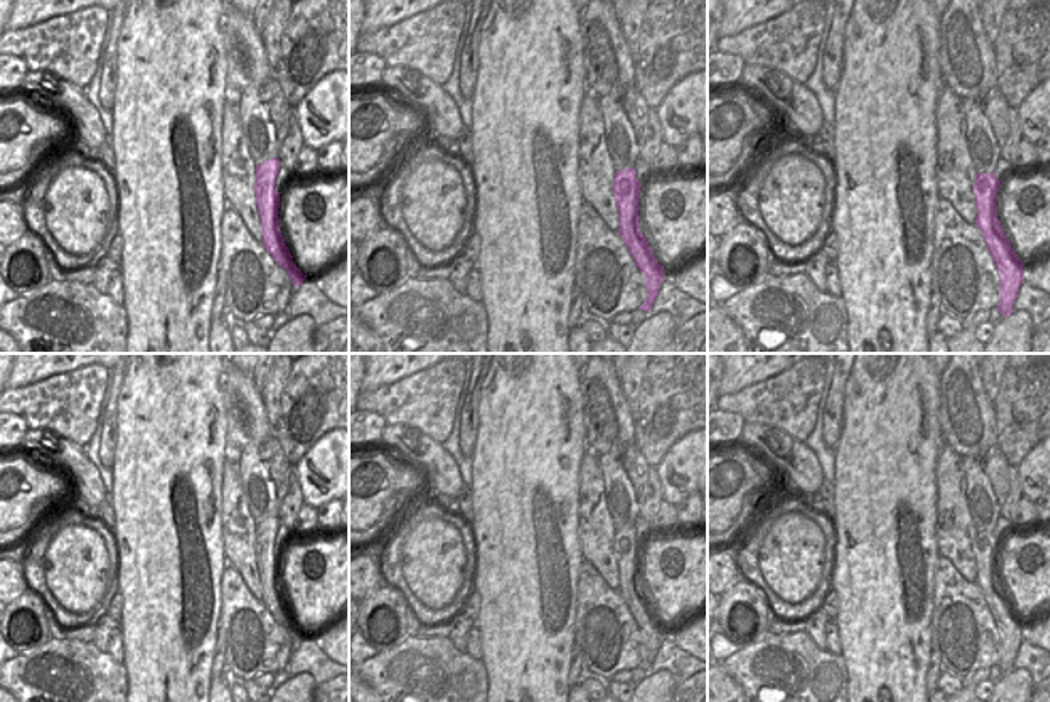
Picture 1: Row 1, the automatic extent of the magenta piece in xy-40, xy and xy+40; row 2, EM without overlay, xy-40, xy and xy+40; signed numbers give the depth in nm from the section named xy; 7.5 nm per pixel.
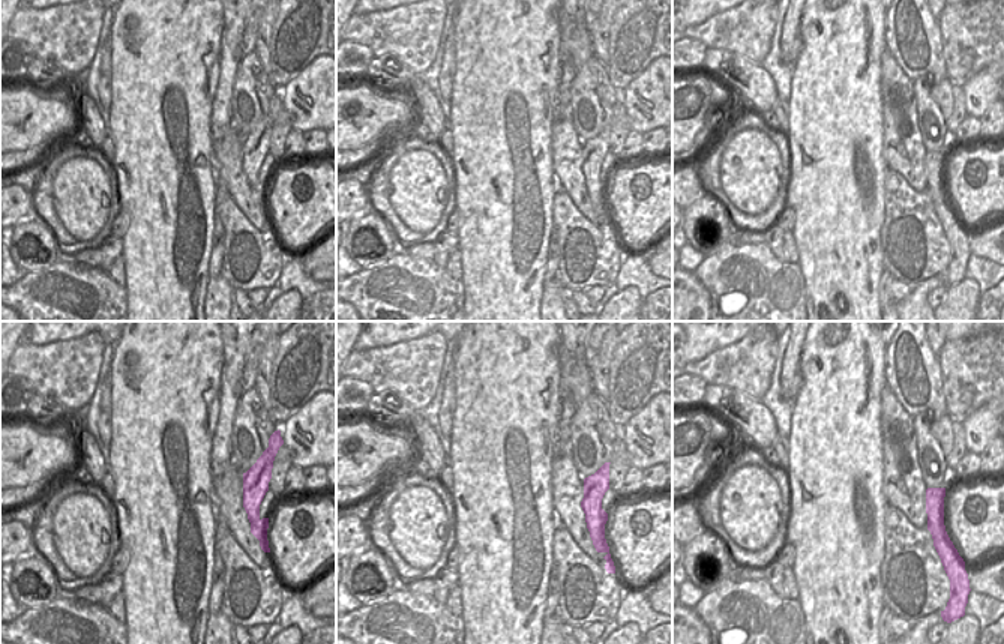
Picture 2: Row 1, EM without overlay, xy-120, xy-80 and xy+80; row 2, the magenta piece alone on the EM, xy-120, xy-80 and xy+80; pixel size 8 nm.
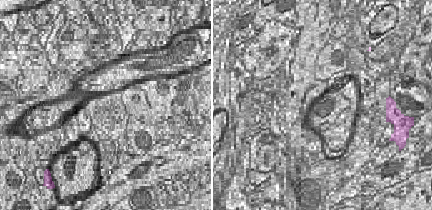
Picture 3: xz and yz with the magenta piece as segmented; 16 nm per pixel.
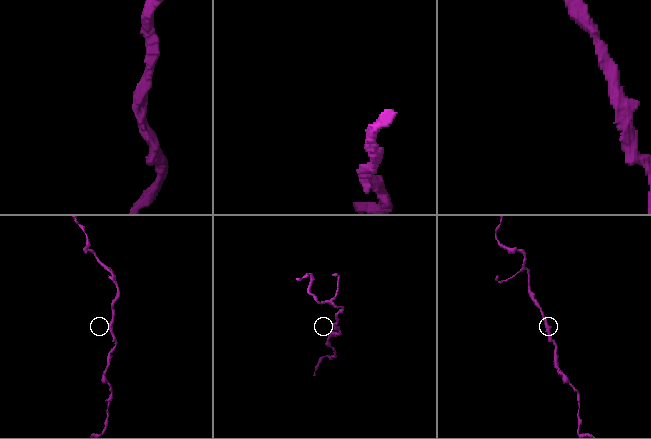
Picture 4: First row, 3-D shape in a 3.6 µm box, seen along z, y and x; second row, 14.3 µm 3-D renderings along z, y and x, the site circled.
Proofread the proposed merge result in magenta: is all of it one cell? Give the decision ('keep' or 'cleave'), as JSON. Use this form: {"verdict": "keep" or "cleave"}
{"verdict": "keep"}

